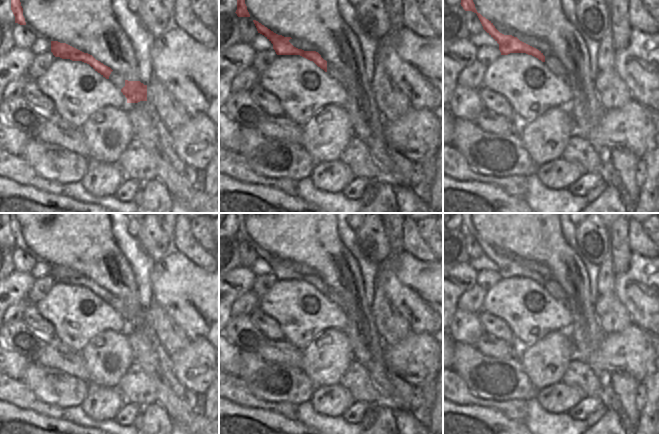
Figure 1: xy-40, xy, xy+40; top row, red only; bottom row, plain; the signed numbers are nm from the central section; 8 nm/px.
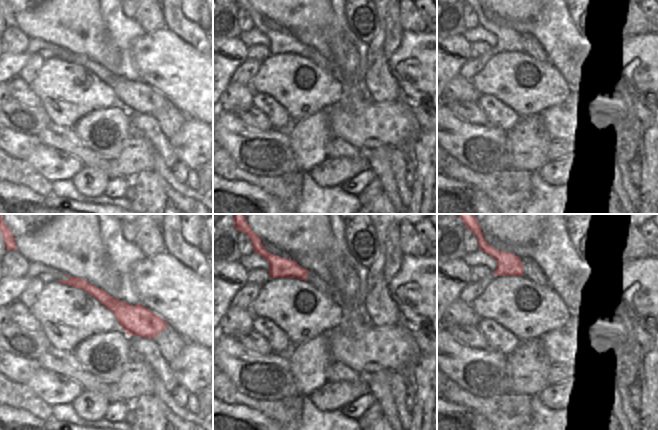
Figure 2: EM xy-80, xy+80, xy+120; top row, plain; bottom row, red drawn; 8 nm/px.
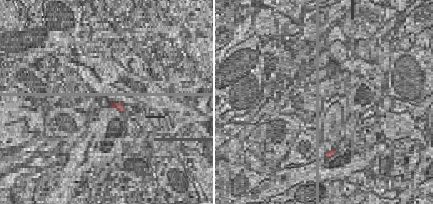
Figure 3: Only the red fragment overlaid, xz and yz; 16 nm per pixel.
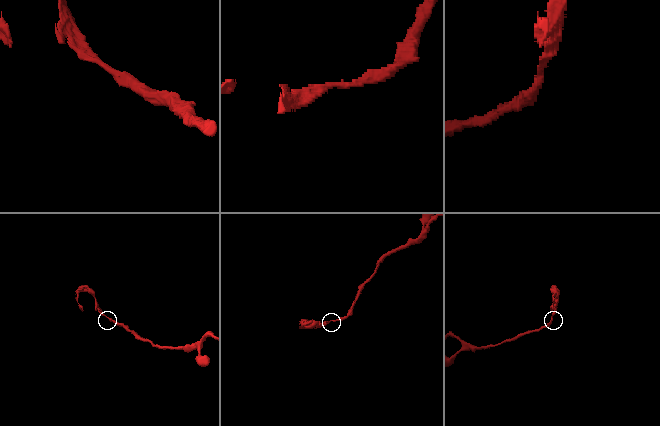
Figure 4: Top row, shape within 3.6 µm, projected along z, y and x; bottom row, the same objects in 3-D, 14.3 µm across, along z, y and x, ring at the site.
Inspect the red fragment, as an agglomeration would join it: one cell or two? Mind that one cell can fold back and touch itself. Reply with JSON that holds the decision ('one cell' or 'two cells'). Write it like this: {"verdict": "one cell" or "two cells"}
{"verdict": "two cells"}

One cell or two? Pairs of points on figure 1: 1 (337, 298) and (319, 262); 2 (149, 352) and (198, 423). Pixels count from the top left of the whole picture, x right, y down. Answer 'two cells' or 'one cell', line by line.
1: two cells
2: one cell

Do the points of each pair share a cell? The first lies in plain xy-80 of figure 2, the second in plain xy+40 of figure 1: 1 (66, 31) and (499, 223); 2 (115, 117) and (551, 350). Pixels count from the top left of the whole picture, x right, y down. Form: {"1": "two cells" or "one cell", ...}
{"1": "one cell", "2": "one cell"}

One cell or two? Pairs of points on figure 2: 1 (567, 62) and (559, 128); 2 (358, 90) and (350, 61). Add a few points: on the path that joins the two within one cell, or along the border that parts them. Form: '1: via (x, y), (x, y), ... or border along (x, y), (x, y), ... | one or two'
1: via (575, 78), (575, 112) | one
2: via (351, 83), (350, 68) | one

